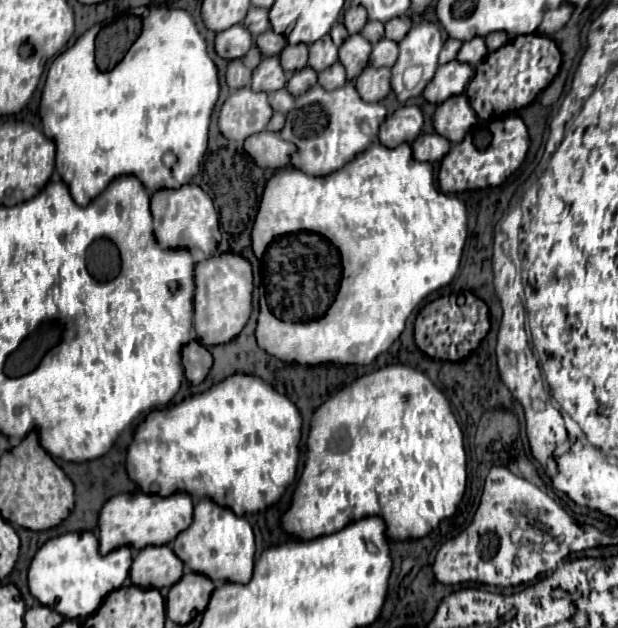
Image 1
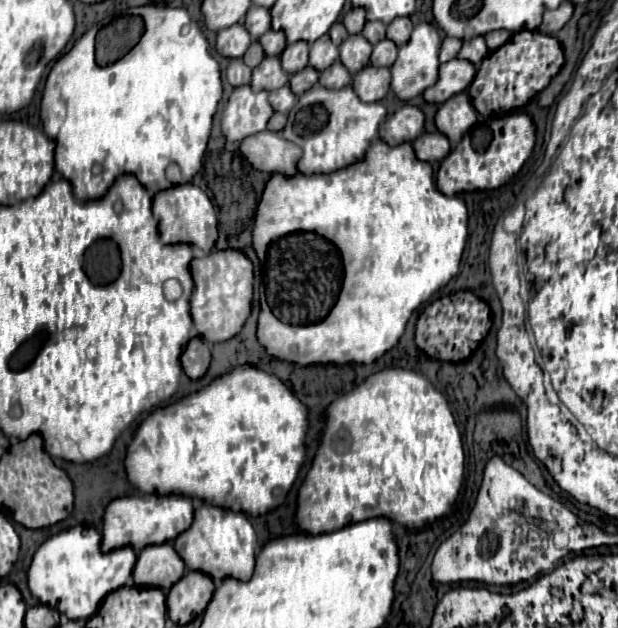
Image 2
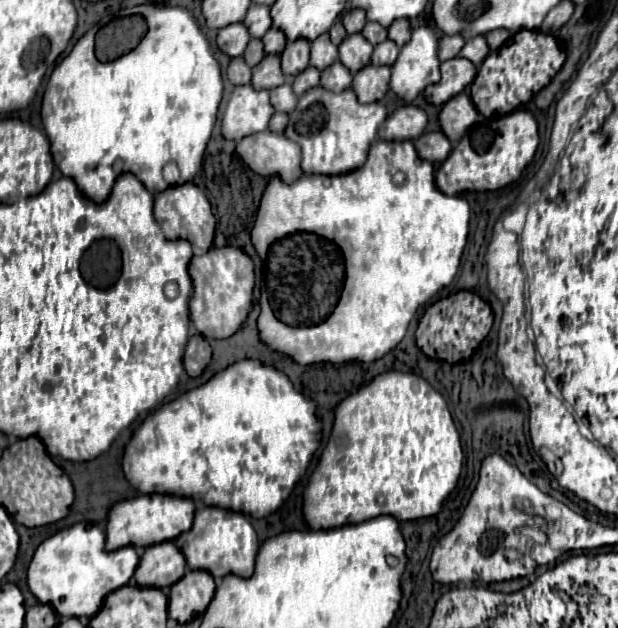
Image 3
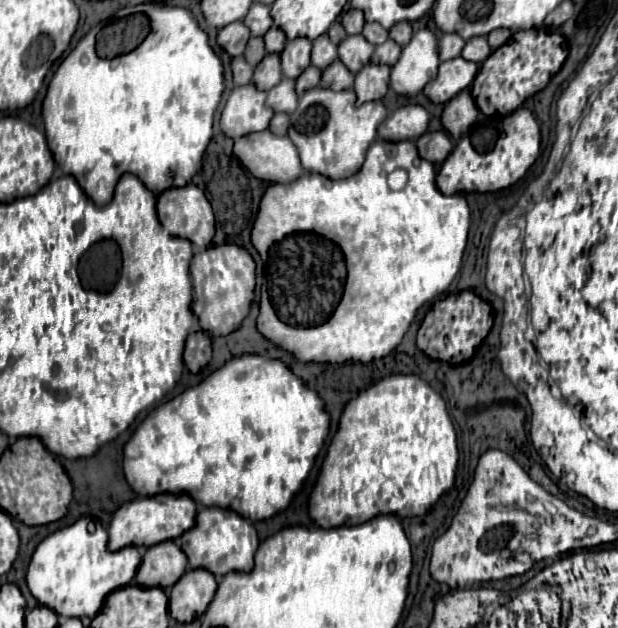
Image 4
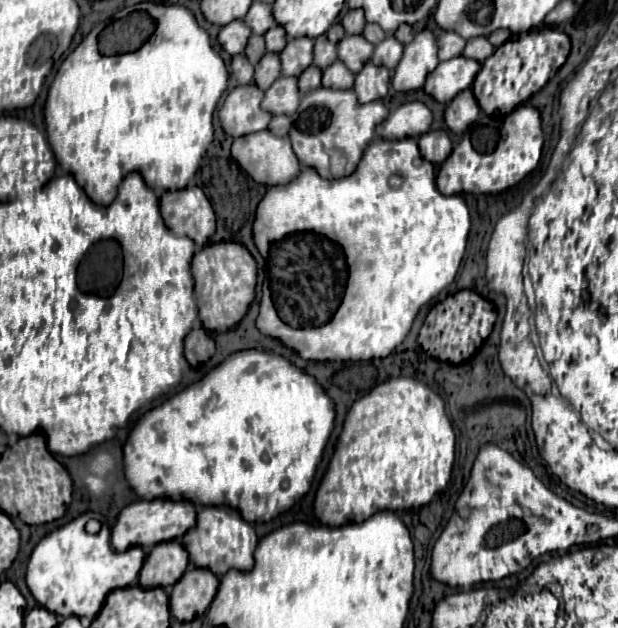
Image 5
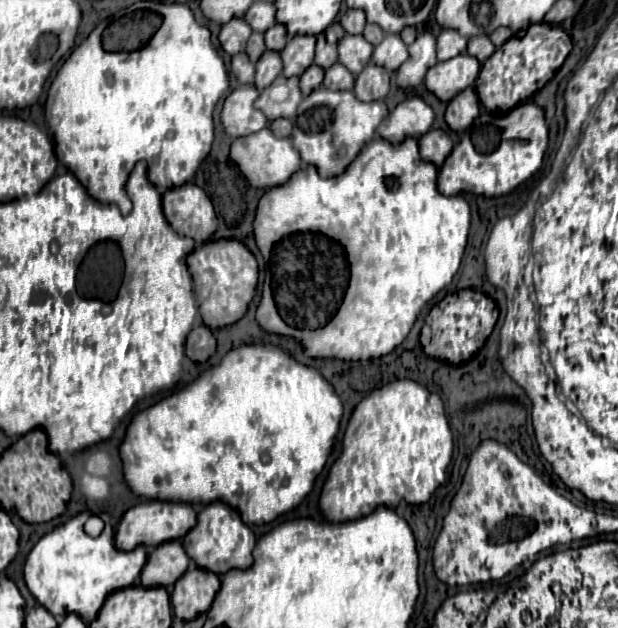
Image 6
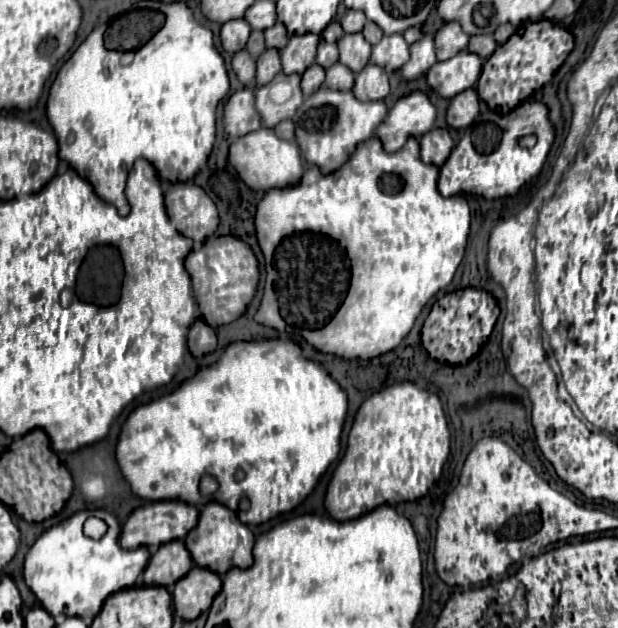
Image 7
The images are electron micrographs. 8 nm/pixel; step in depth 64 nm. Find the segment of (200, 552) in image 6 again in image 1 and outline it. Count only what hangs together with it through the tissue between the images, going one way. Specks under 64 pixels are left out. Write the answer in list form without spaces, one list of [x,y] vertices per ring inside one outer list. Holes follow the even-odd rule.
[[[210,498],[200,500],[194,506],[194,522],[186,532],[180,532],[176,540],[170,544],[174,554],[198,574],[208,576],[210,580],[222,582],[238,582],[246,584],[252,576],[254,566],[254,532],[246,518],[236,516],[228,508],[214,506]]]

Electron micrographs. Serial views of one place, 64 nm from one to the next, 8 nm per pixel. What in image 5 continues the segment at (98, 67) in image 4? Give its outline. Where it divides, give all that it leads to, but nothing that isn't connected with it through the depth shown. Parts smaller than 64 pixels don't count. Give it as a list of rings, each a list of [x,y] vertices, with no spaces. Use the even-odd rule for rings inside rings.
[[[140,2],[134,10],[146,10],[156,20],[154,34],[134,52],[100,56],[98,36],[104,26],[95,26],[58,68],[44,104],[46,134],[54,158],[100,206],[114,200],[118,184],[130,172],[138,172],[154,192],[186,188],[212,142],[212,114],[228,84],[224,60],[212,50],[208,32],[198,26],[188,8]]]

